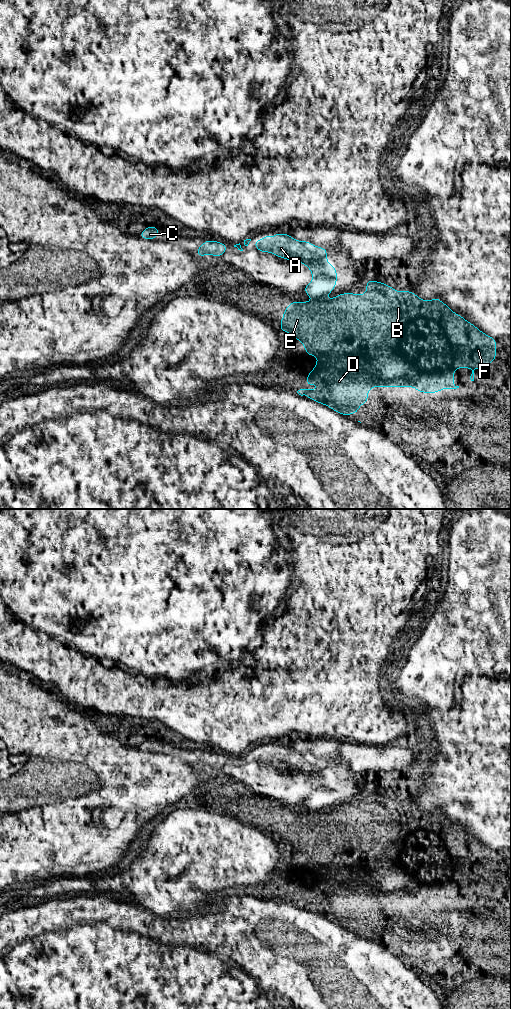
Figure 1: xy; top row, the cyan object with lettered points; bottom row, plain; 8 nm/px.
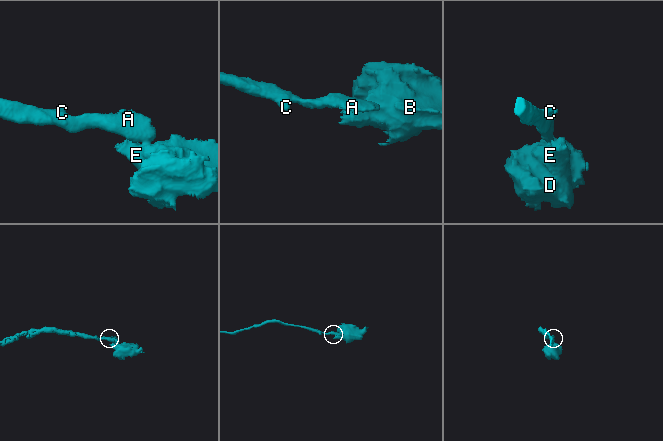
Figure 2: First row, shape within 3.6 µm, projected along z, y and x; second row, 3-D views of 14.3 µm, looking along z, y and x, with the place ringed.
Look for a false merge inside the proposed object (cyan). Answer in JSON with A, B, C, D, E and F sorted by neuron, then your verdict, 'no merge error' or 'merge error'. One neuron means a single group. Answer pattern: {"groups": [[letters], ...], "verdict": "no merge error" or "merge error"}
{"groups": [["A", "C"], ["B", "D", "E", "F"]], "verdict": "merge error"}

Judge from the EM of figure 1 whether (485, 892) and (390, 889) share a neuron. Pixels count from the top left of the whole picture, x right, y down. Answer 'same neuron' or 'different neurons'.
same neuron

